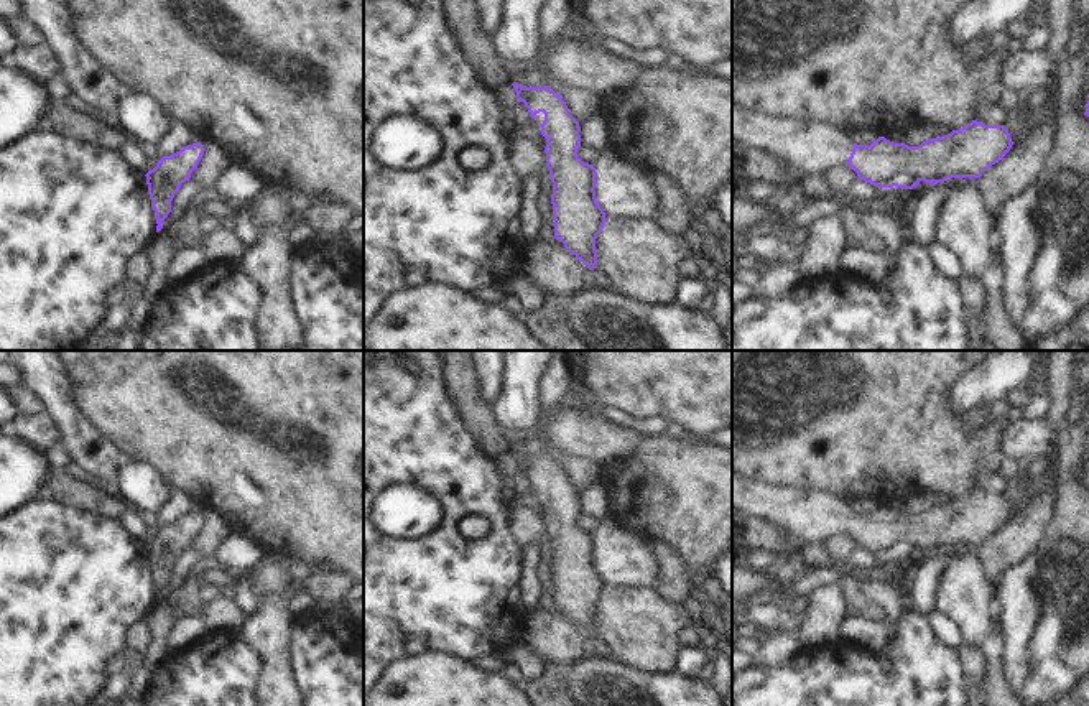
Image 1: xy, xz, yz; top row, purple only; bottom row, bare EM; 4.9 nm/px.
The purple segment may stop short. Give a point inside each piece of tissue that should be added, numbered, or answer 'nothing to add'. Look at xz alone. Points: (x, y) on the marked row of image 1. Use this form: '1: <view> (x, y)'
1: xz (569, 63)

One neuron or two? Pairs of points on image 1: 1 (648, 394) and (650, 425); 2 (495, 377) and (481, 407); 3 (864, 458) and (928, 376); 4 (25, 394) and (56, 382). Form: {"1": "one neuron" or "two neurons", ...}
{"1": "two neurons", "2": "two neurons", "3": "one neuron", "4": "two neurons"}

